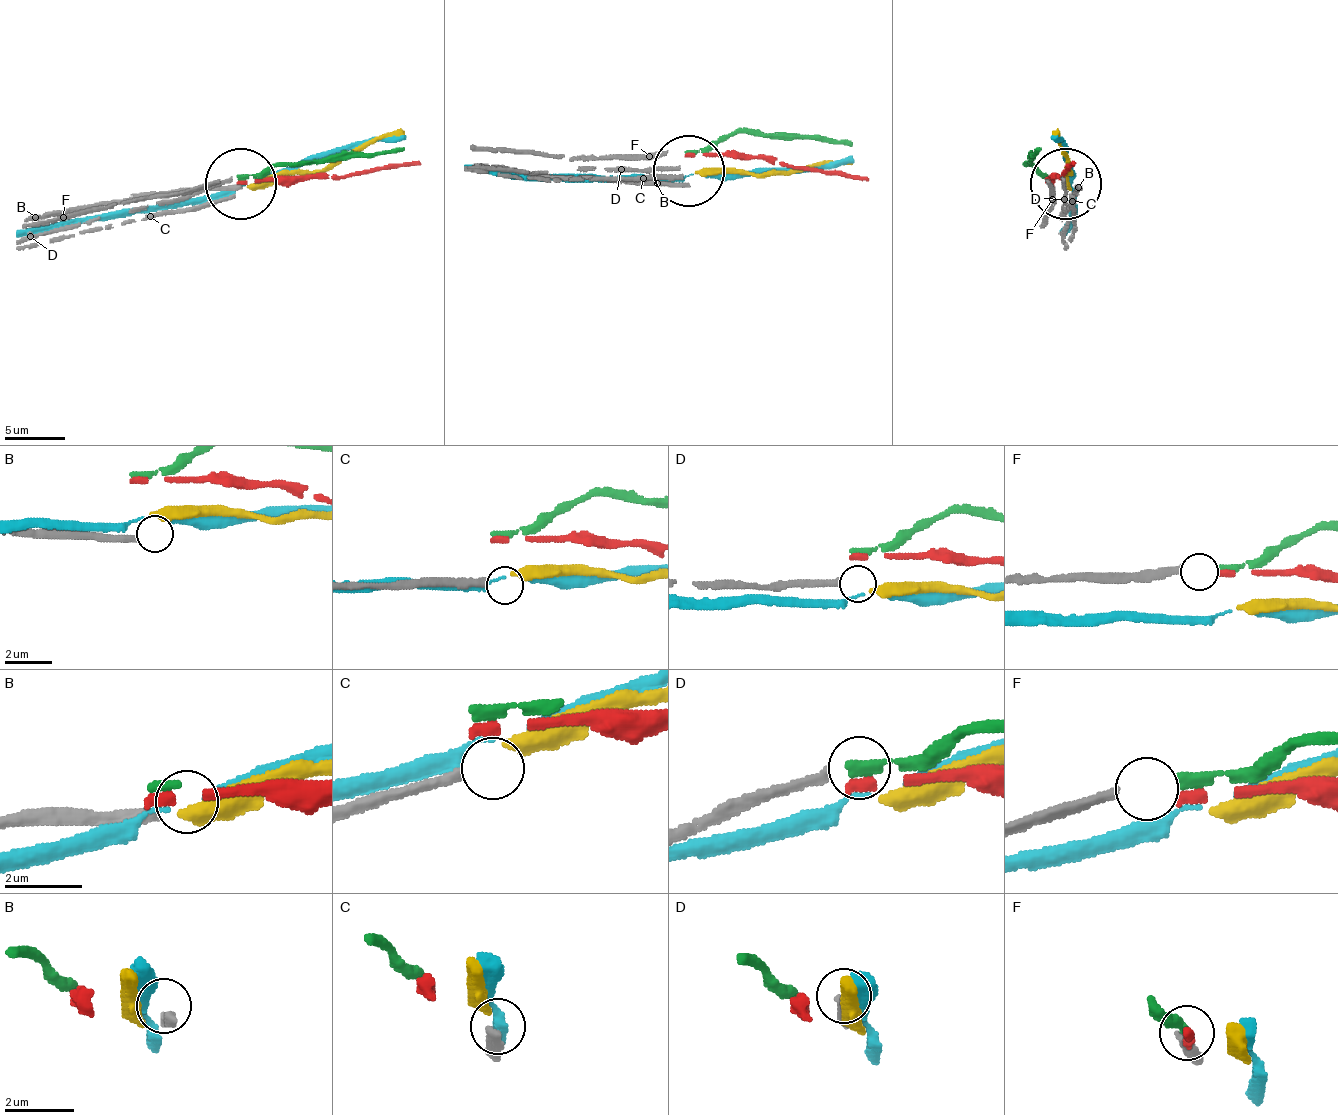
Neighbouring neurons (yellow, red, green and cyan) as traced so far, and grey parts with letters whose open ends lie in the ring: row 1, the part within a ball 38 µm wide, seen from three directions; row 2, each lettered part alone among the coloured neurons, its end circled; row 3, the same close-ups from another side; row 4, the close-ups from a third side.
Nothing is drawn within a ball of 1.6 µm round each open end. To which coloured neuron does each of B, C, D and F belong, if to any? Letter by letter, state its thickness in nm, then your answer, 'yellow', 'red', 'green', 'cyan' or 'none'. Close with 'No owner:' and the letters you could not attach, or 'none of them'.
B: 300 nm thick; none
C: 280 nm thick; yellow
D: 240 nm thick; none
F: 260 nm thick; green
No owner: B, D

